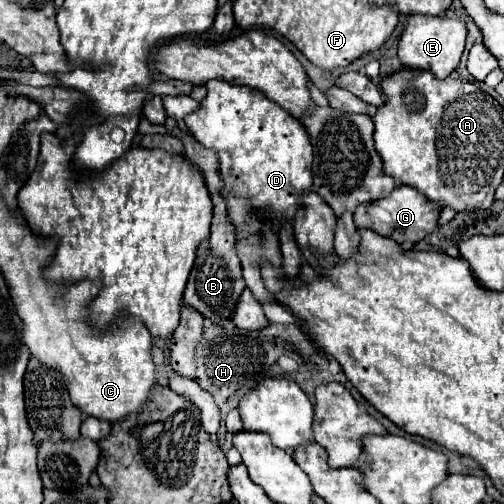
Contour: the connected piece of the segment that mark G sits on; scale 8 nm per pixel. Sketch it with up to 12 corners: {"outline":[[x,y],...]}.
{"outline":[[415,188],[361,204],[355,226],[397,244],[437,228],[437,204]]}

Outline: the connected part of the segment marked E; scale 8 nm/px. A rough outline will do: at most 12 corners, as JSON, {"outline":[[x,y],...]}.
{"outline":[[411,16],[399,40],[405,68],[447,78],[467,28],[447,16]]}

